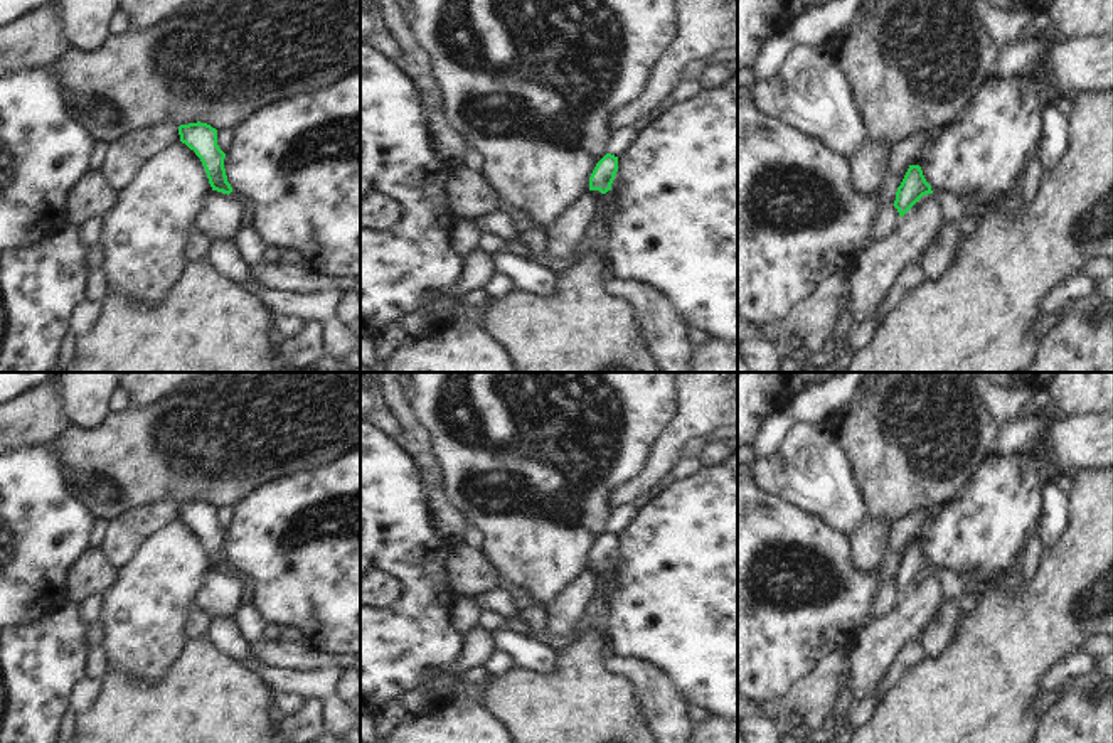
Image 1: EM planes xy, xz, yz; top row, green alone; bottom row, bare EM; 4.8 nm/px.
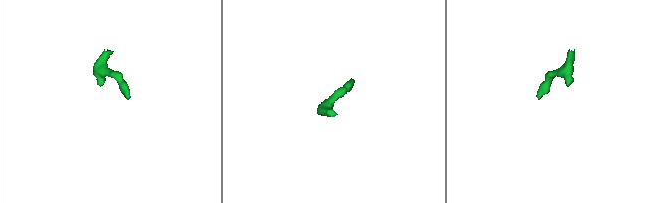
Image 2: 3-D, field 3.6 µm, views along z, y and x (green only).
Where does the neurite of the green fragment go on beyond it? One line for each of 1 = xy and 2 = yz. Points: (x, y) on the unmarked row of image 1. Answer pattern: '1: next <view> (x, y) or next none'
1: next none
2: next none

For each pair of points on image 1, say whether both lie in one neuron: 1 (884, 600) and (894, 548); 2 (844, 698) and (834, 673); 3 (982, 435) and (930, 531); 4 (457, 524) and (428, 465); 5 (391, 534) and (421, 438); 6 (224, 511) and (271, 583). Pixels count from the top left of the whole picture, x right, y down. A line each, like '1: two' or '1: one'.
1: one
2: two
3: two
4: one
5: two
6: two

